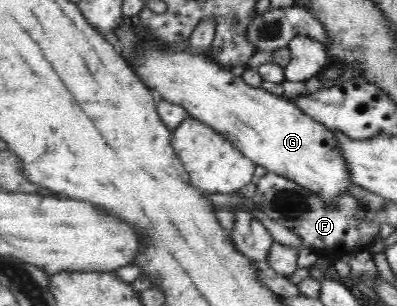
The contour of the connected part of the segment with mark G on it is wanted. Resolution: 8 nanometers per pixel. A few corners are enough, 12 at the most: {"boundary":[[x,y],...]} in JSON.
{"boundary":[[189,50],[135,72],[249,160],[319,193],[352,182],[332,131]]}

